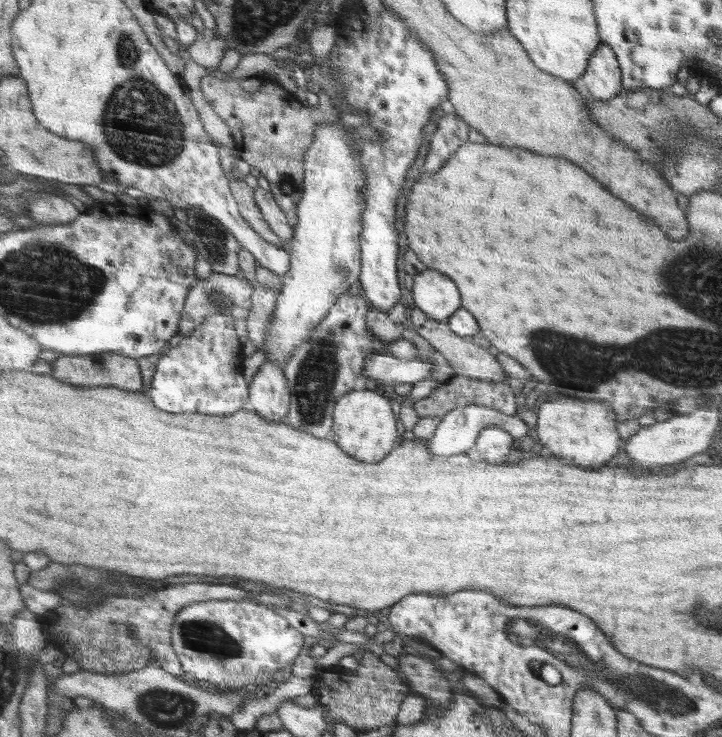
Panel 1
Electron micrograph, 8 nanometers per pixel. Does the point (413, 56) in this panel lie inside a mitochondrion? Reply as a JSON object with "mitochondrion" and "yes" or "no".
{"mitochondrion":"yes"}

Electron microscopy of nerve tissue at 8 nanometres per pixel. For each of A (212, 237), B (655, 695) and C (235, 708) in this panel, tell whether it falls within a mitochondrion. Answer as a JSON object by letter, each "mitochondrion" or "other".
{"A":"mitochondrion","B":"mitochondrion","C":"other"}

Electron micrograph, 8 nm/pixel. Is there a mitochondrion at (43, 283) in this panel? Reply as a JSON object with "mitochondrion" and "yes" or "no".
{"mitochondrion":"yes"}

